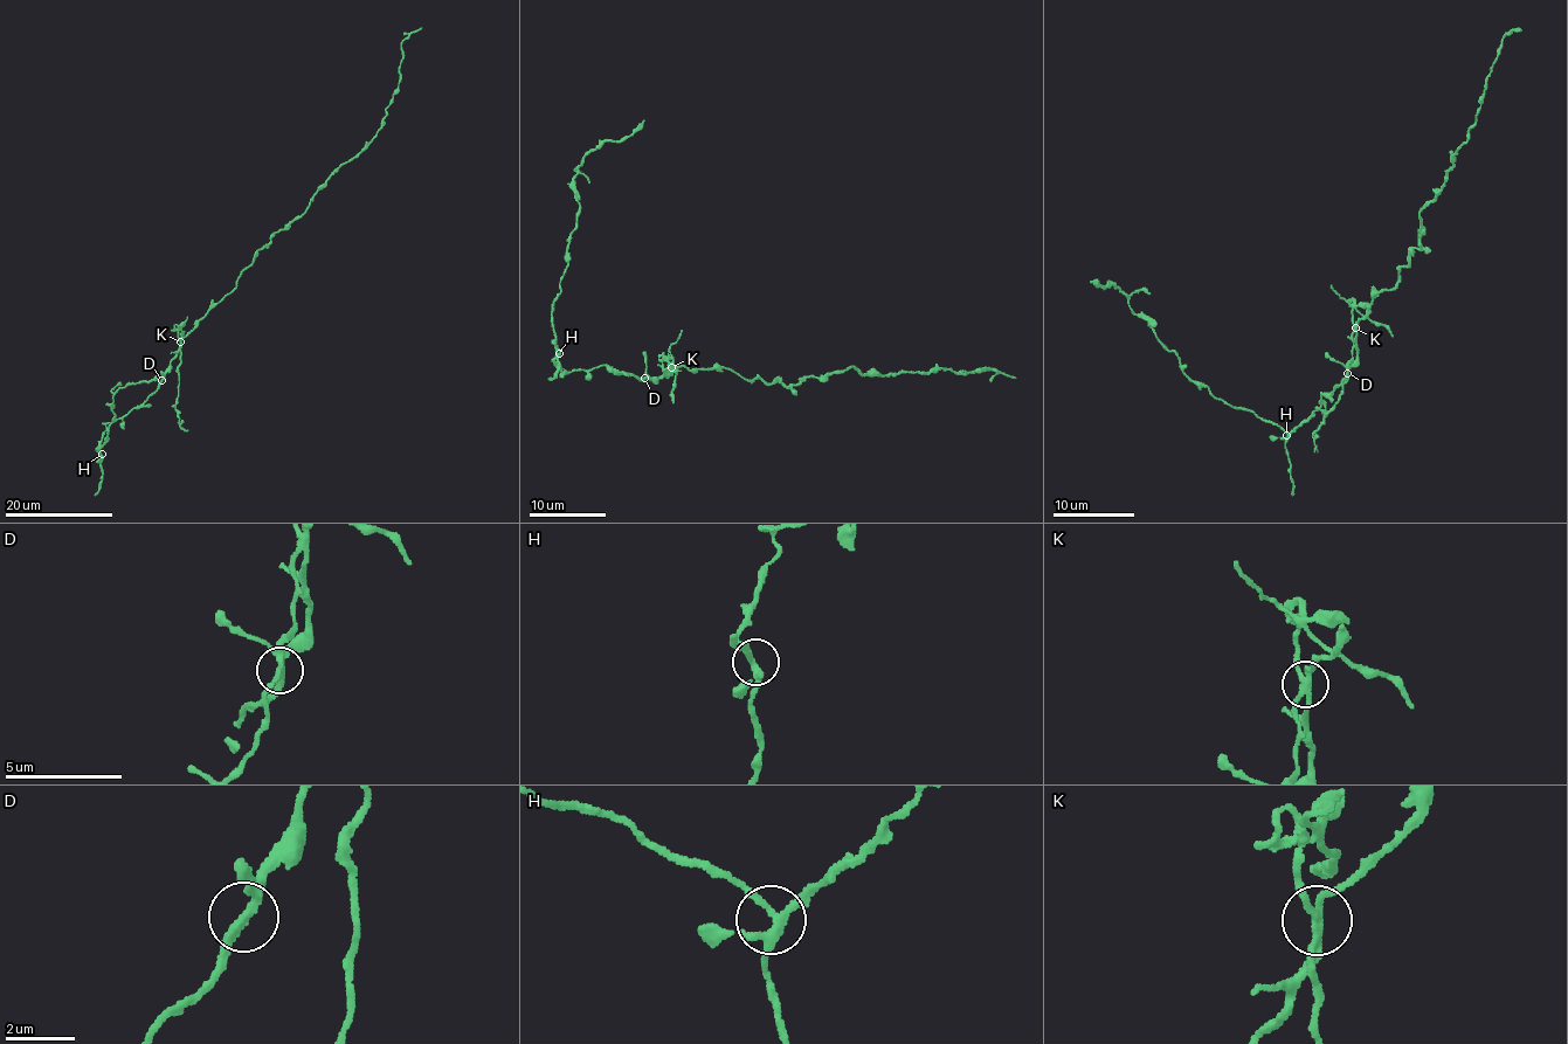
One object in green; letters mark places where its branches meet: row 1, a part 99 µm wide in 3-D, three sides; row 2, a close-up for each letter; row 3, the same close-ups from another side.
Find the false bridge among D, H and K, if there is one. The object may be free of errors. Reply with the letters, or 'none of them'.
K

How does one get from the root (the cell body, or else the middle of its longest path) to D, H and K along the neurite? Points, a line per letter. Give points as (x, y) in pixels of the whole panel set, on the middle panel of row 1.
D: (695, 372), (674, 367), (657, 381), (643, 377)
H: (695, 372), (674, 367), (655, 381), (603, 366), (565, 374), (553, 360), (559, 353)
K: (695, 372), (671, 366)

